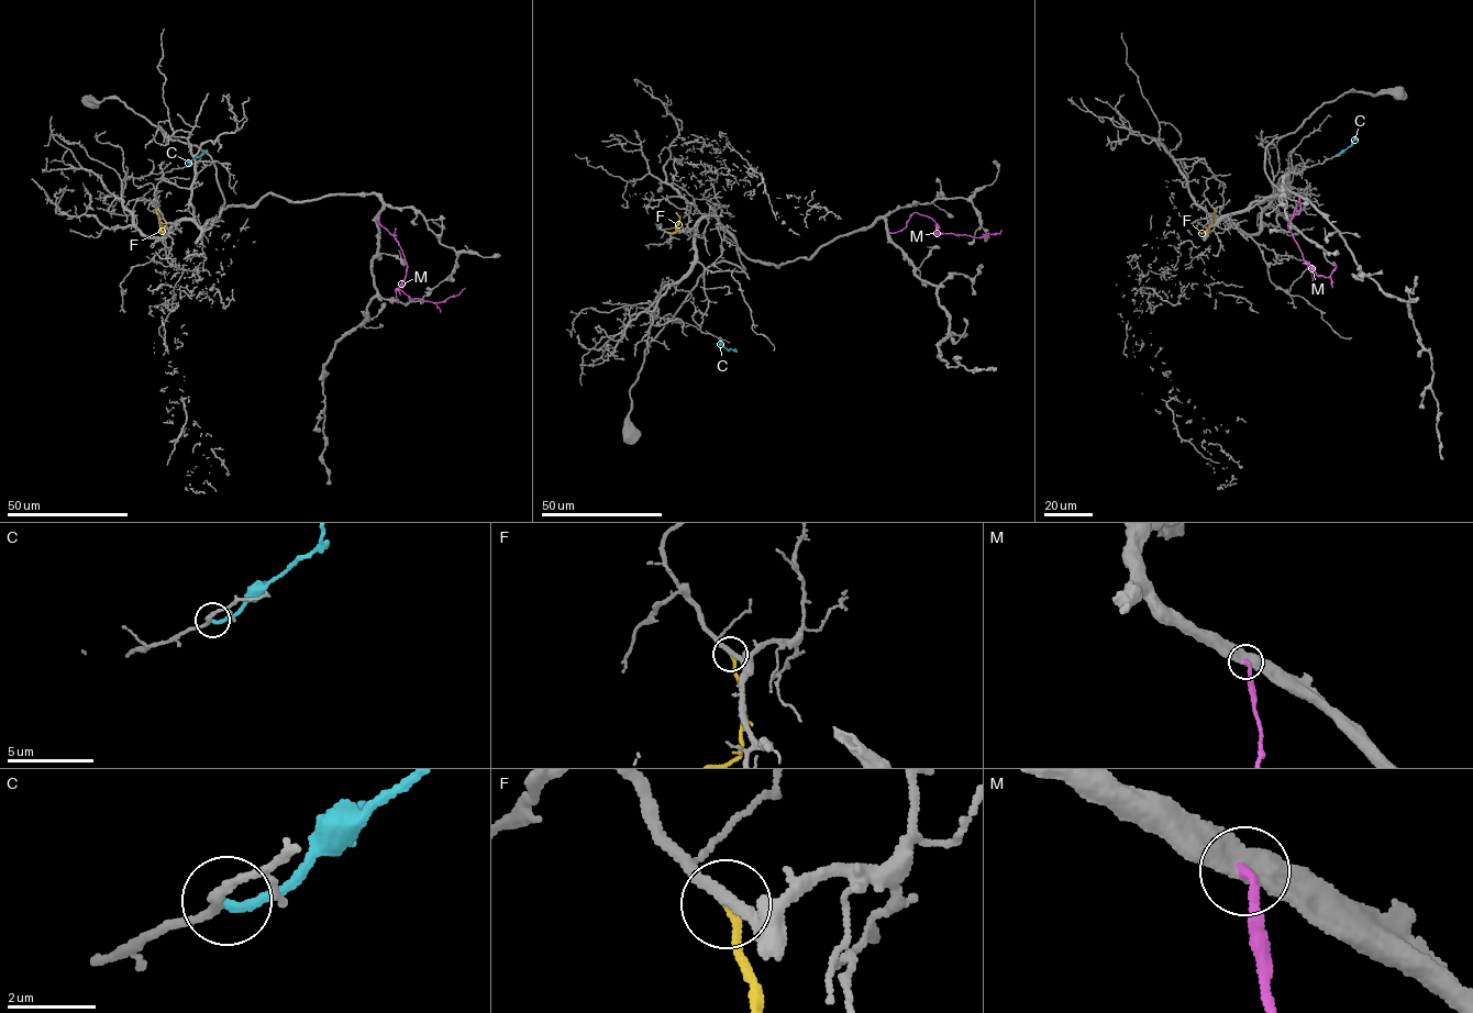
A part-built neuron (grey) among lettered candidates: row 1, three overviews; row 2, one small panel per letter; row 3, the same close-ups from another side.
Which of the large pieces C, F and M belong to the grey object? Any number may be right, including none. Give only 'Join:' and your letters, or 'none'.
Join: none

